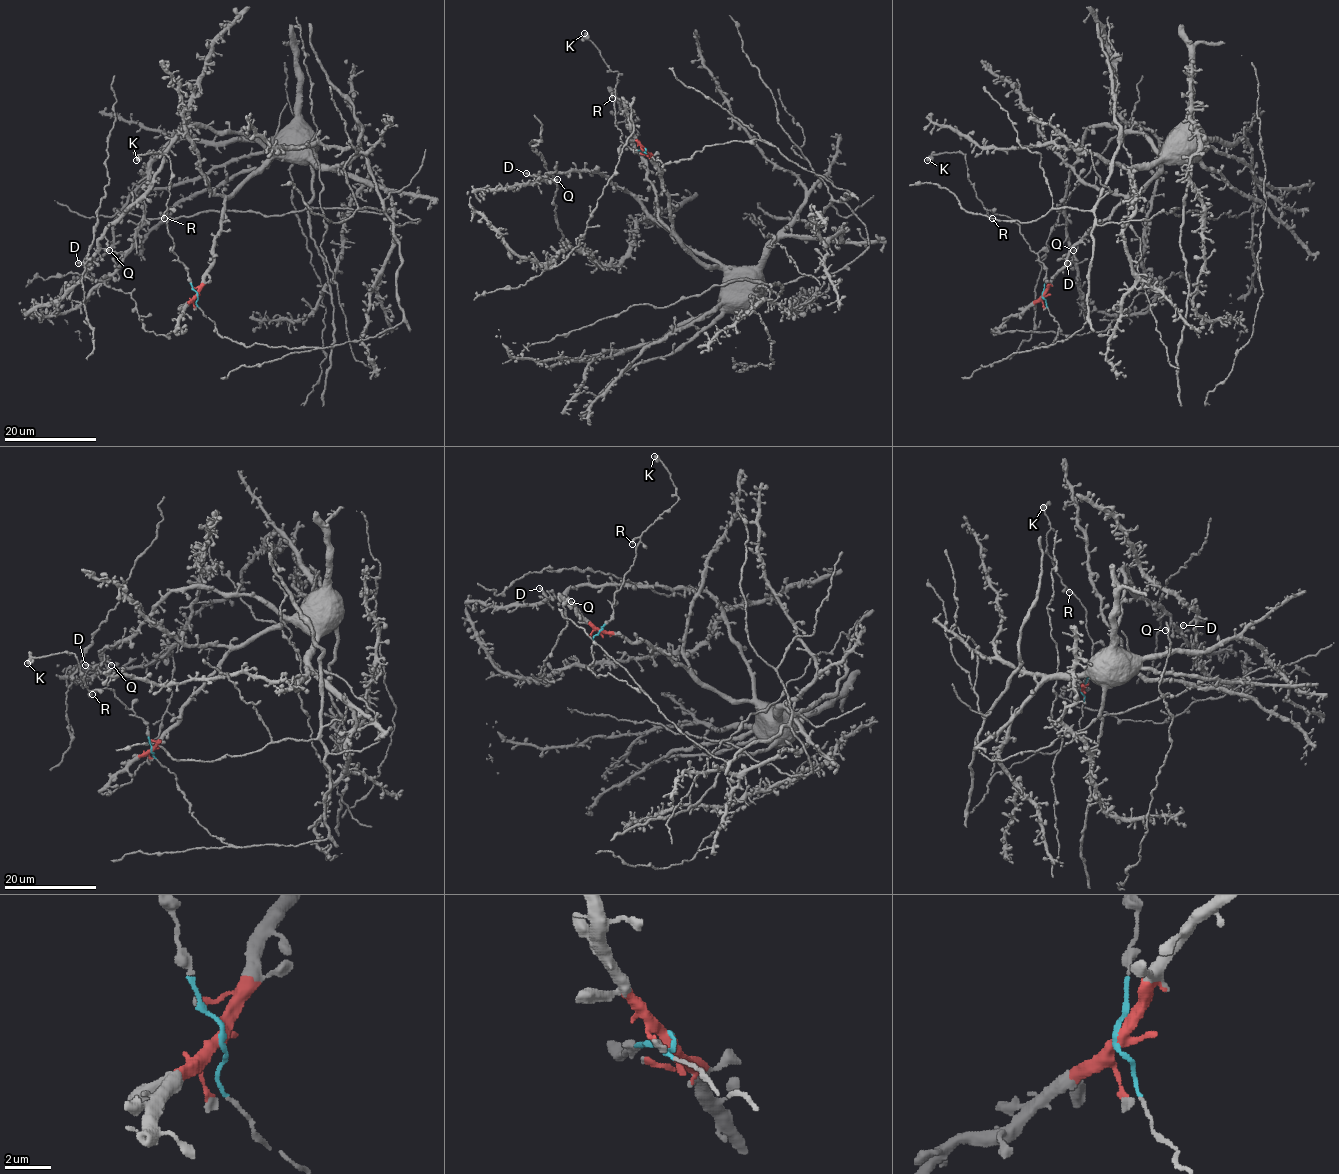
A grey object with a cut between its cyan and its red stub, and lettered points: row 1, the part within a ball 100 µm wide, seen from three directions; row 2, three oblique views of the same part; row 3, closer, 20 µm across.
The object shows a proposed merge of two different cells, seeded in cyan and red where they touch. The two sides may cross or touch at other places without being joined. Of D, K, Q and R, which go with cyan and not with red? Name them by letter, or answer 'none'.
K, R

